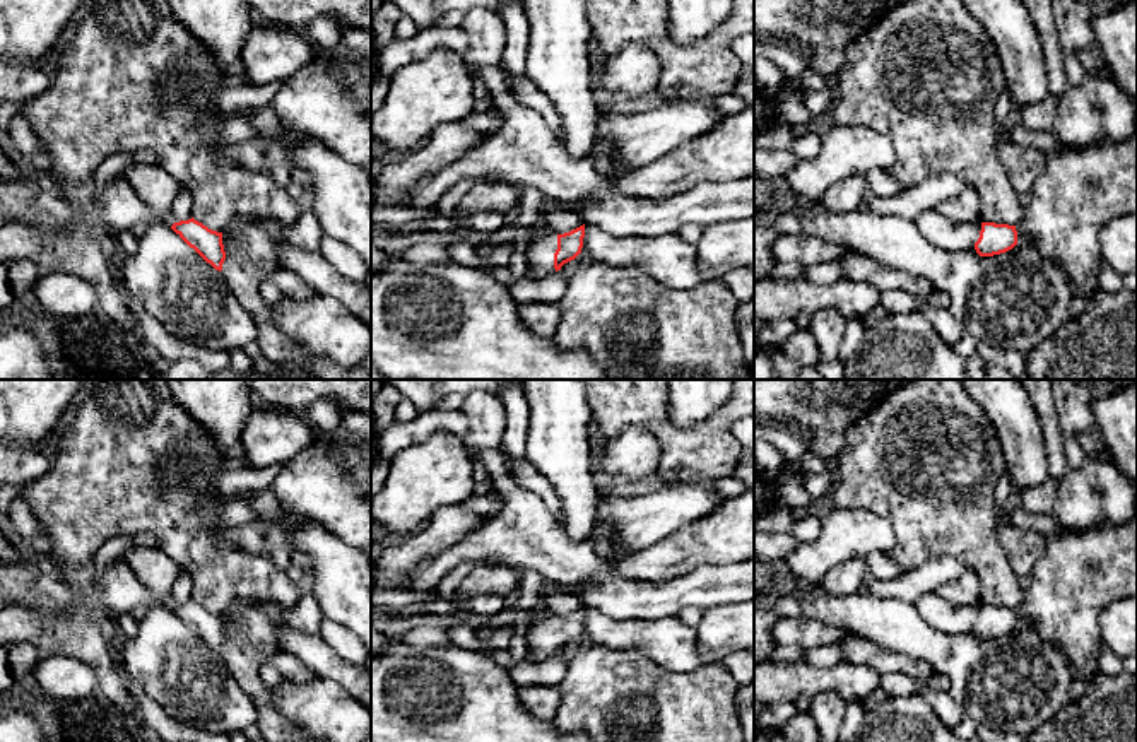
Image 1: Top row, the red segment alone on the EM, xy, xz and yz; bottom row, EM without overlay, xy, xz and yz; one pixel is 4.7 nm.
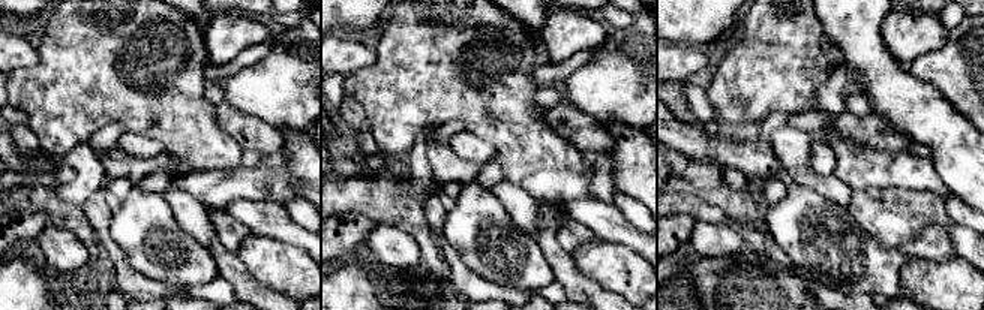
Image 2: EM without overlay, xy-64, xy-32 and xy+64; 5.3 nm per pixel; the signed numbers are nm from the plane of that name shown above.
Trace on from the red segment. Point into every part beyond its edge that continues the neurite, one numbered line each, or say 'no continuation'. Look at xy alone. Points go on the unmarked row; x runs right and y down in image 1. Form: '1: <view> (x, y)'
1: xy (154, 568)

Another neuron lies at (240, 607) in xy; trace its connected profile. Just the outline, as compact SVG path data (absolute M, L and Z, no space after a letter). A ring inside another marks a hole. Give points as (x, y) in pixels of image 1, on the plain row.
M236 600L229 609L226 609L224 615L243 617L250 612L263 614L272 617L274 622L280 622L289 610L268 600Z

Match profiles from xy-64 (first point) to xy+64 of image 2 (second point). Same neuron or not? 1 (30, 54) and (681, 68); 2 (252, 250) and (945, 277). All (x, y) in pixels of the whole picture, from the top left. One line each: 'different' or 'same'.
1: same
2: same

